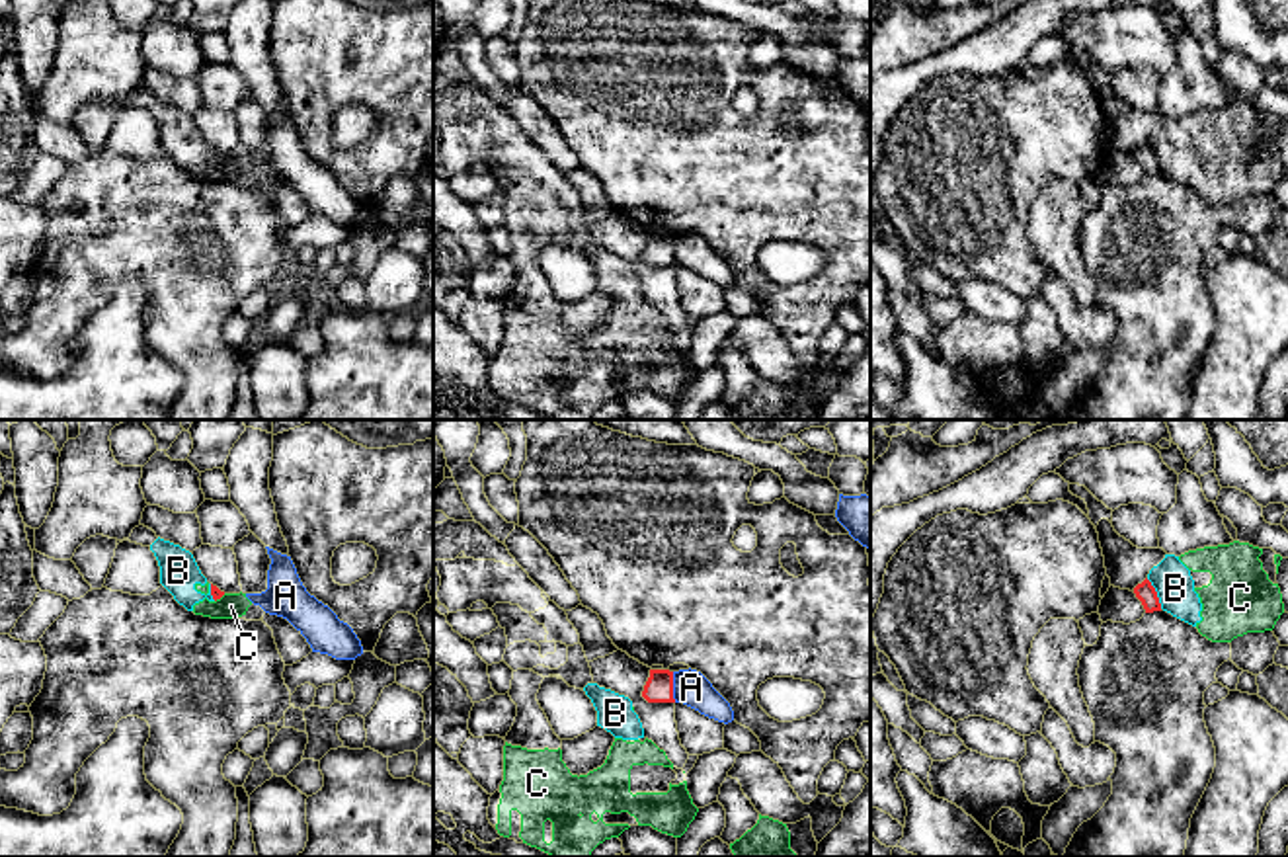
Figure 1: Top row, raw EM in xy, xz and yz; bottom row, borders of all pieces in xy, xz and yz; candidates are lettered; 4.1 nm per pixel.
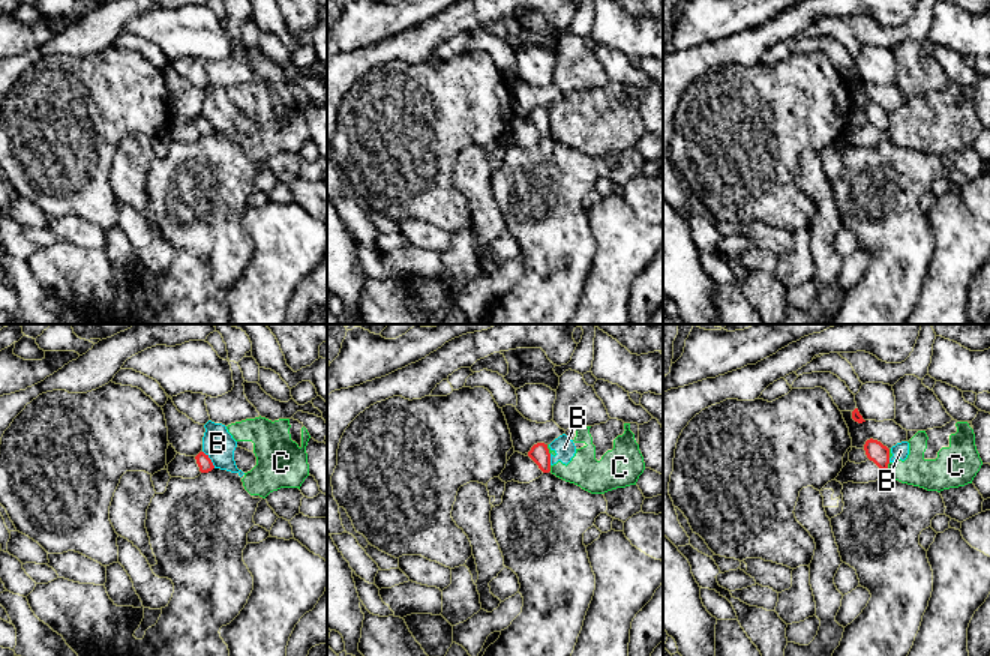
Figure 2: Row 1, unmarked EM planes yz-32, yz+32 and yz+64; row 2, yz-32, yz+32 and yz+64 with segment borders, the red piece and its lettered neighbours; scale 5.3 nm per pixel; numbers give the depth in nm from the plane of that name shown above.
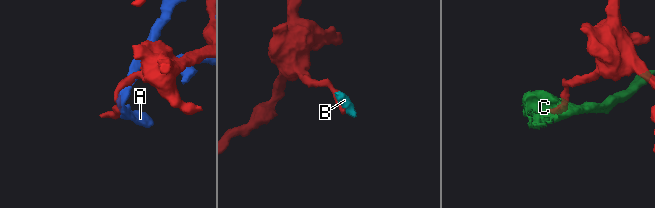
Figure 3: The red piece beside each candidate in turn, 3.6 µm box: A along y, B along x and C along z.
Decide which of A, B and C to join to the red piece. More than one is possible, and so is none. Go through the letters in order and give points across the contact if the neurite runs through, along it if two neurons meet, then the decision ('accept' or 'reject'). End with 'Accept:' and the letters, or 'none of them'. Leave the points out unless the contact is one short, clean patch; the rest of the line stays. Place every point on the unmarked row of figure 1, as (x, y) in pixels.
A: reject
B: border along yz (1146, 141), (1162, 170); reject
C: border along xy (225, 157), (215, 164); reject
Accept: none of them

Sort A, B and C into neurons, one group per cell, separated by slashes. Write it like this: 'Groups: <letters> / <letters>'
Groups: A / B C

